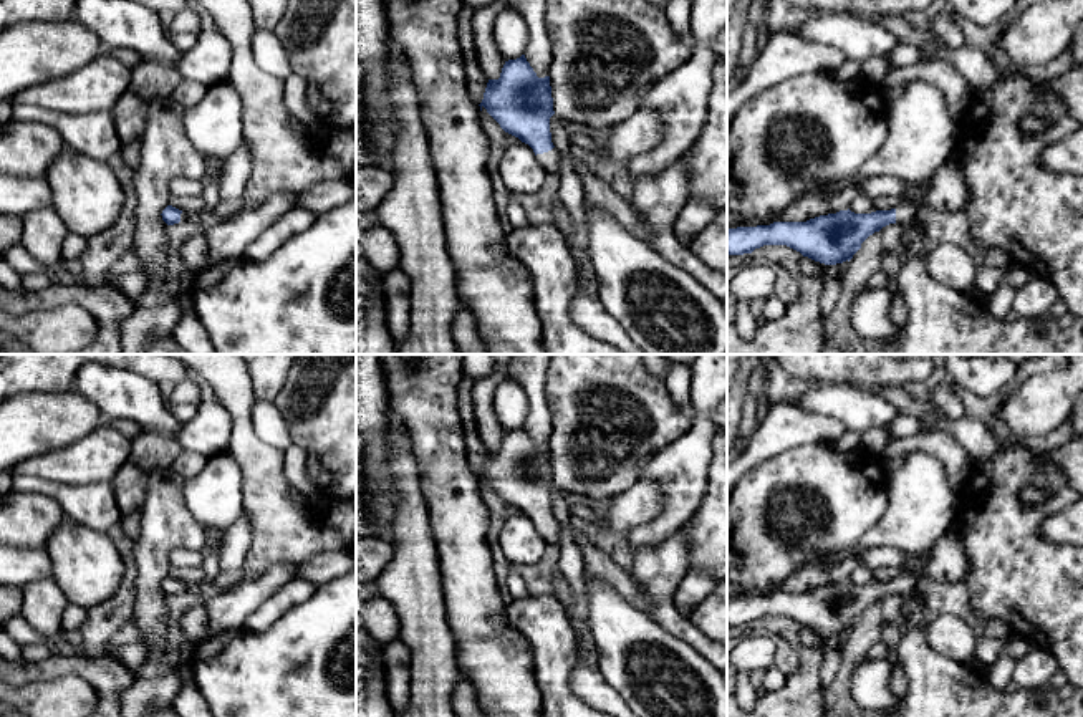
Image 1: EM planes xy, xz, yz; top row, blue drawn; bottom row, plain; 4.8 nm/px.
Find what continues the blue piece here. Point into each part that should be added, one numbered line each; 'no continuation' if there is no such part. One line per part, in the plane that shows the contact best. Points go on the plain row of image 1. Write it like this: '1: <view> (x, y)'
1: xz (552, 532)

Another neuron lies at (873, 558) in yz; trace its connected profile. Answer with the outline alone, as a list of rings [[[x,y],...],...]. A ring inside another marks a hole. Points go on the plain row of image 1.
[[[878,546],[859,553],[861,566],[876,570],[881,566],[893,566],[899,571],[906,566],[906,556],[891,546]]]

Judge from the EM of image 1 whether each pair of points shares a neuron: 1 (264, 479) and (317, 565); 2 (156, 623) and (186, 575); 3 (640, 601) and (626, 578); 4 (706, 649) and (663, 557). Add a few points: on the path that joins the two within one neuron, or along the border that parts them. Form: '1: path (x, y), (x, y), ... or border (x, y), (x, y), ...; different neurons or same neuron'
1: border (338, 548), (320, 552), (297, 565); different neurons
2: border (171, 567), (168, 575); different neurons
3: path (636, 596), (626, 583); same neuron
4: path (683, 626), (663, 606), (663, 580); same neuron

